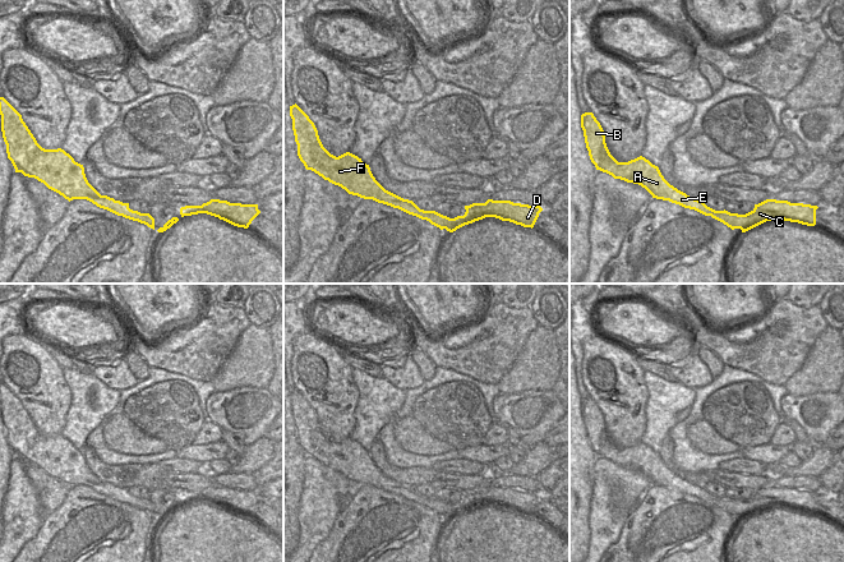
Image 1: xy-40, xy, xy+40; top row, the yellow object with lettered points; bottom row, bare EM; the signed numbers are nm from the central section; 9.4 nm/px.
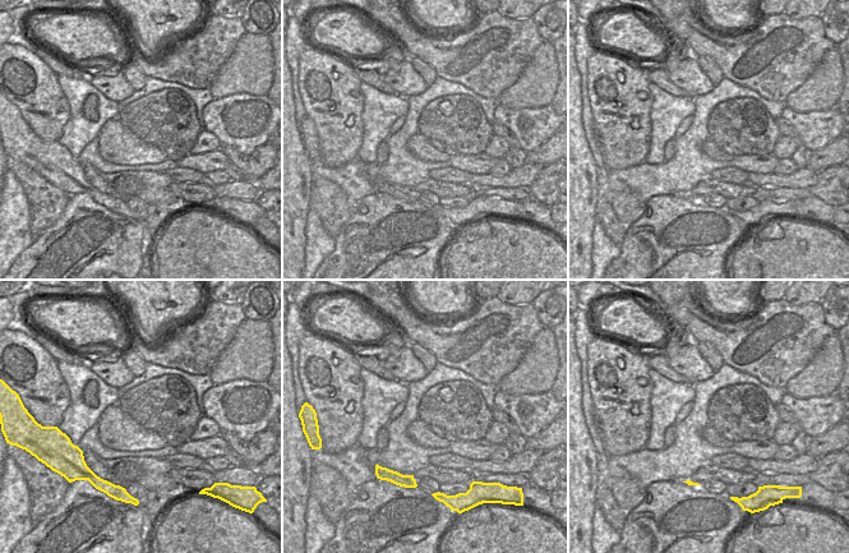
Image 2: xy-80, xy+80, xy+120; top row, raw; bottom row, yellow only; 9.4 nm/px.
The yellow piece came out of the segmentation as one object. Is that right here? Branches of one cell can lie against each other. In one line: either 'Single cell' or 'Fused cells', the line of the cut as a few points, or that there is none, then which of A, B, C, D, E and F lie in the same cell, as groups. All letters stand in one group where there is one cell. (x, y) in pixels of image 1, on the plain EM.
Single cell. No split. Groups: A B C D E F.

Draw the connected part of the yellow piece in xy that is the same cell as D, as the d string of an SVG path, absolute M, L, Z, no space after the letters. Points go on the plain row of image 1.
M295 390L290 392L292 416L298 430L298 442L306 456L312 456L324 466L341 473L349 480L398 494L409 501L429 507L449 519L483 506L495 503L524 513L534 513L540 492L513 489L511 487L488 485L485 489L465 492L465 501L449 505L435 497L420 496L412 487L403 485L386 476L373 462L369 451L358 442L346 438L338 443L331 441L322 430L318 416L309 402Z

